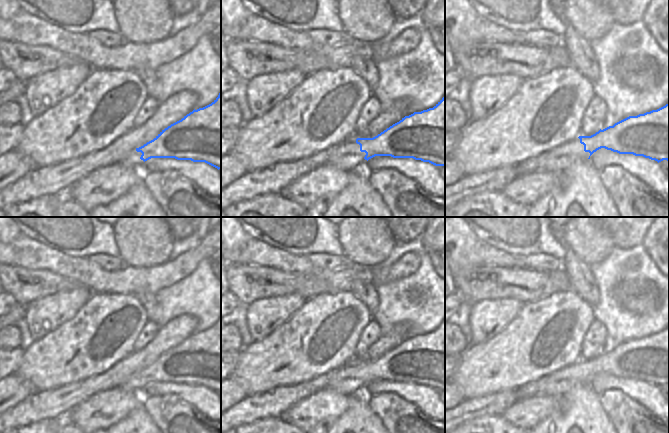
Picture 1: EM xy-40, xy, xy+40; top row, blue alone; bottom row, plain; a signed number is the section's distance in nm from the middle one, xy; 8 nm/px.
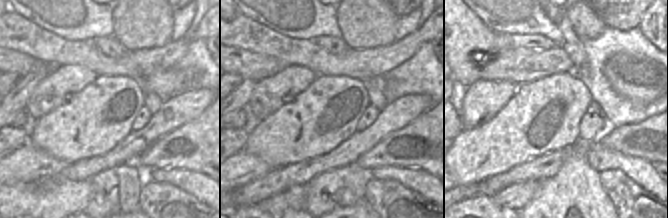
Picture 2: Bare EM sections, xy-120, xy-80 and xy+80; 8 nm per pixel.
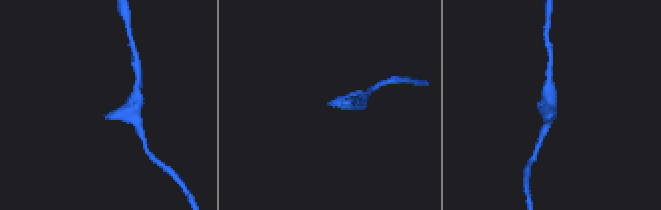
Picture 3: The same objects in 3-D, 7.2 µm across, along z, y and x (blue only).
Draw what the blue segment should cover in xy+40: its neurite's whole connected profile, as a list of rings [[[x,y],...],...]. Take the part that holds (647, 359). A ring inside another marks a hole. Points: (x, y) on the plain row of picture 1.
[[[669,326],[657,333],[637,340],[629,340],[613,350],[599,354],[591,360],[579,360],[561,368],[539,380],[523,384],[516,389],[518,400],[535,396],[561,396],[572,390],[577,384],[588,384],[597,374],[605,372],[619,378],[643,380],[658,387],[669,385]]]

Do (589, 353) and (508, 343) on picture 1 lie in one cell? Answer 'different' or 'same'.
different

